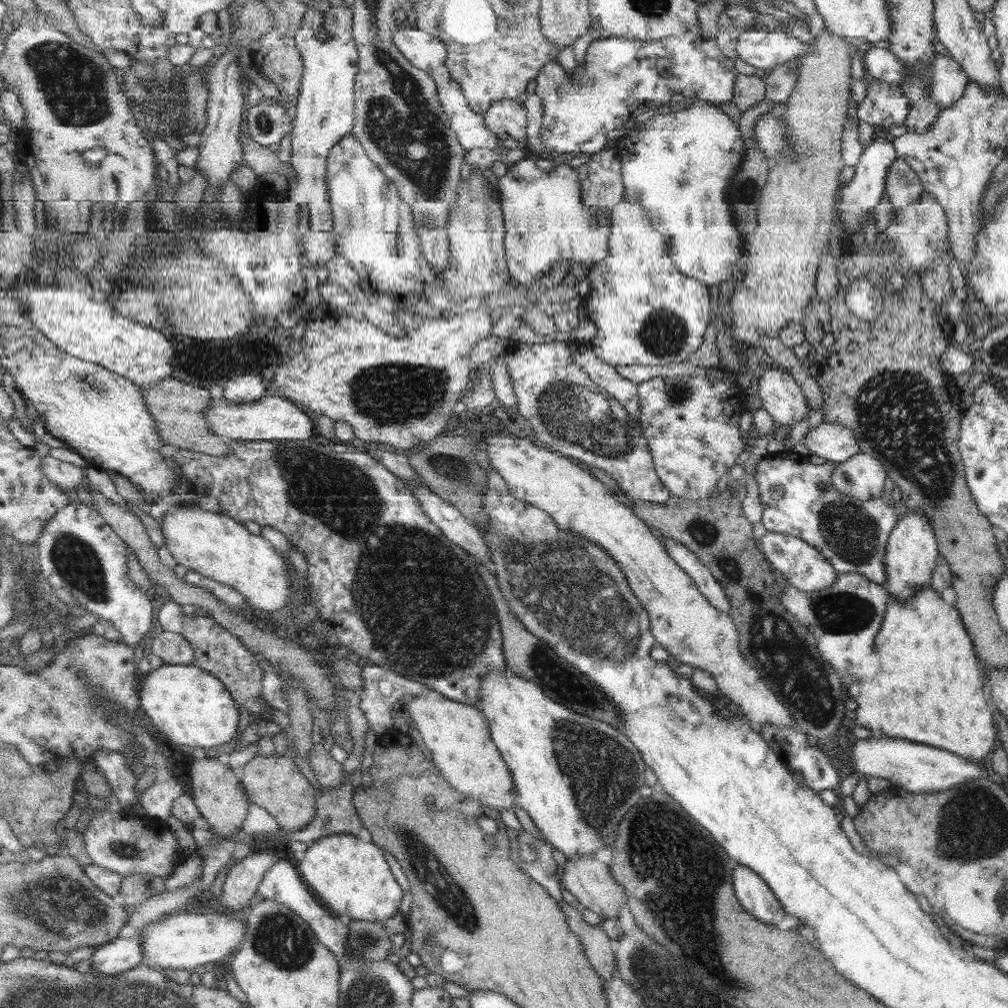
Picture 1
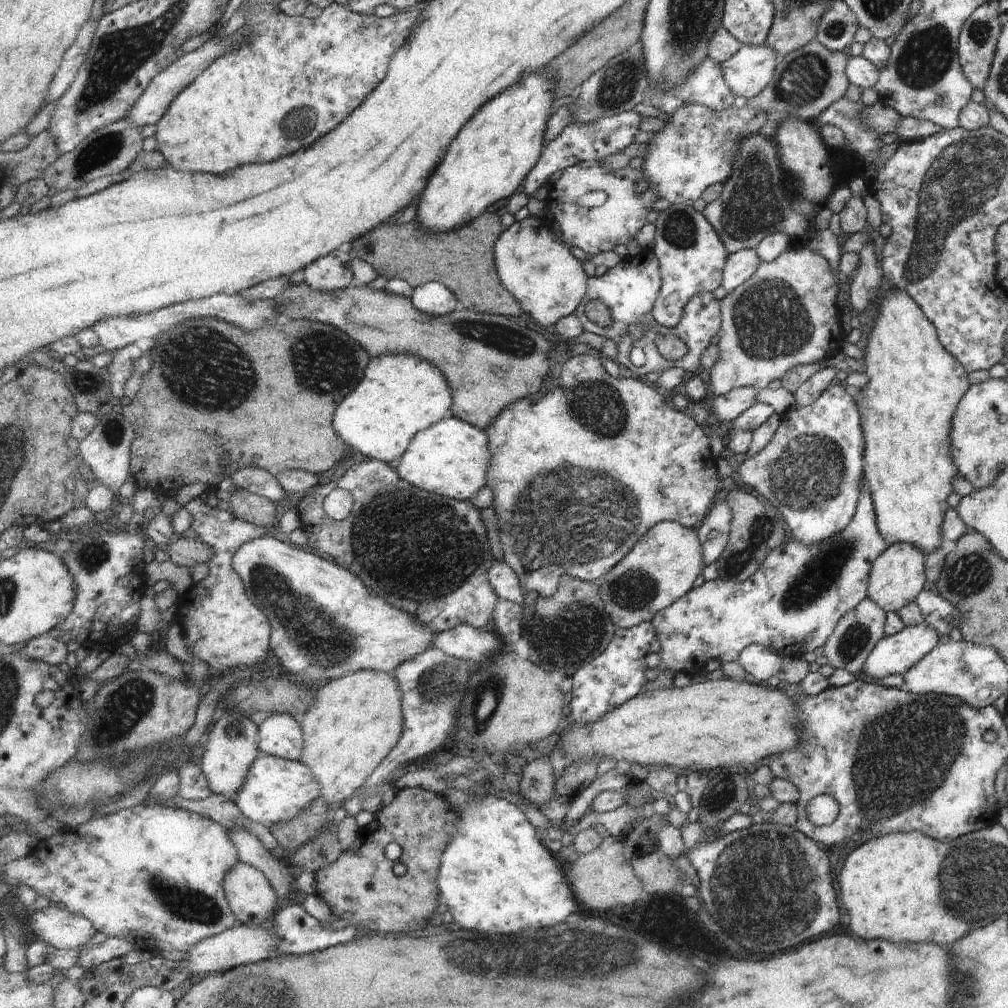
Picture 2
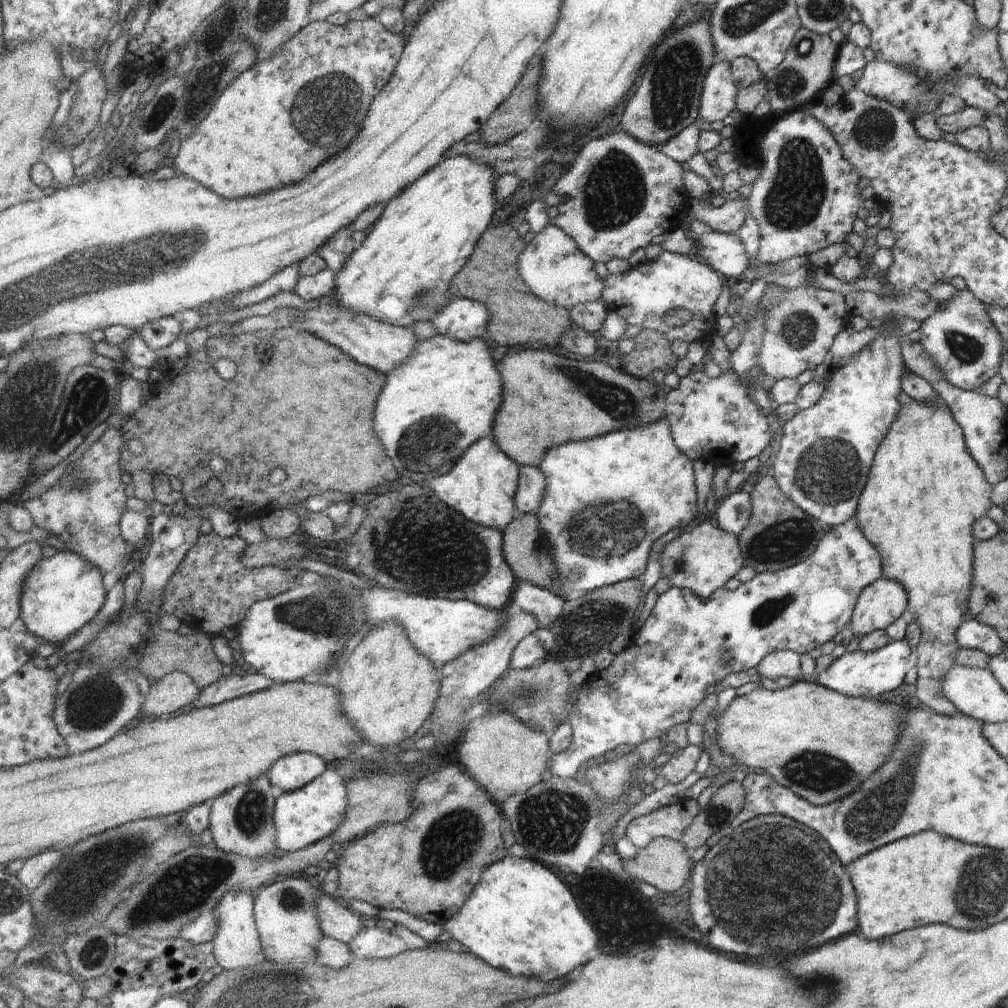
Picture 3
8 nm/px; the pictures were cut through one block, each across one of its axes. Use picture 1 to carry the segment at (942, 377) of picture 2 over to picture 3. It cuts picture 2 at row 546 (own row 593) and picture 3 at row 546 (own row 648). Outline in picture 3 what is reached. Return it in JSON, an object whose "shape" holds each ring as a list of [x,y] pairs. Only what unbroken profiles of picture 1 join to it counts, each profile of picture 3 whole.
{"shape":[[[937,396],[933,402],[917,402],[917,400],[911,400],[907,404],[903,404],[902,407],[897,410],[893,423],[889,424],[889,430],[885,432],[885,436],[879,442],[877,451],[873,456],[871,467],[869,468],[869,475],[867,476],[866,484],[859,496],[856,512],[854,515],[857,526],[861,528],[865,540],[869,542],[877,550],[880,556],[882,578],[889,578],[895,580],[903,586],[905,594],[907,594],[907,606],[906,617],[908,619],[915,620],[919,624],[920,638],[917,647],[917,680],[915,680],[915,704],[922,704],[924,707],[928,707],[936,714],[953,716],[957,714],[957,710],[953,707],[953,704],[943,696],[941,692],[941,680],[945,676],[945,672],[954,665],[955,654],[957,654],[958,647],[956,646],[955,638],[953,638],[953,632],[957,629],[957,626],[963,622],[963,614],[967,612],[967,606],[965,600],[967,600],[967,594],[971,589],[971,570],[973,561],[973,546],[975,544],[971,534],[971,526],[977,518],[986,516],[985,510],[992,506],[989,500],[990,485],[985,481],[981,470],[977,467],[977,464],[973,461],[973,458],[969,456],[964,446],[963,436],[961,428],[957,425],[957,422],[953,420],[949,408],[945,406],[945,402]]]}

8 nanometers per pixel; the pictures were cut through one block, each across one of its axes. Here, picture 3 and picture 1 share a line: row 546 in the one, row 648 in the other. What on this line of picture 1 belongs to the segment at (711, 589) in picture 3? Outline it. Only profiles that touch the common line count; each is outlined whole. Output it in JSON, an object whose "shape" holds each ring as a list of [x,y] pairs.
{"shape":[[[506,435],[487,438],[490,463],[507,481],[513,496],[537,508],[542,508],[557,520],[561,530],[571,530],[579,534],[581,538],[587,538],[587,541],[591,540],[603,546],[617,560],[617,564],[627,575],[629,587],[633,589],[633,593],[649,614],[652,633],[656,637],[658,646],[667,649],[679,663],[689,664],[695,669],[708,672],[715,681],[721,696],[729,698],[741,714],[757,728],[760,724],[770,724],[776,728],[790,728],[793,724],[788,710],[765,686],[759,677],[759,672],[740,652],[739,632],[732,618],[709,604],[709,601],[697,589],[693,578],[685,572],[684,568],[681,568],[680,564],[677,564],[676,560],[673,560],[661,539],[651,532],[651,528],[641,517],[636,516],[633,509],[630,510],[615,496],[611,496],[609,489],[597,477],[591,476],[591,473],[588,474],[561,453],[547,449],[544,445],[543,448],[539,448],[539,444],[535,446],[535,443],[525,438],[507,438]]]}

